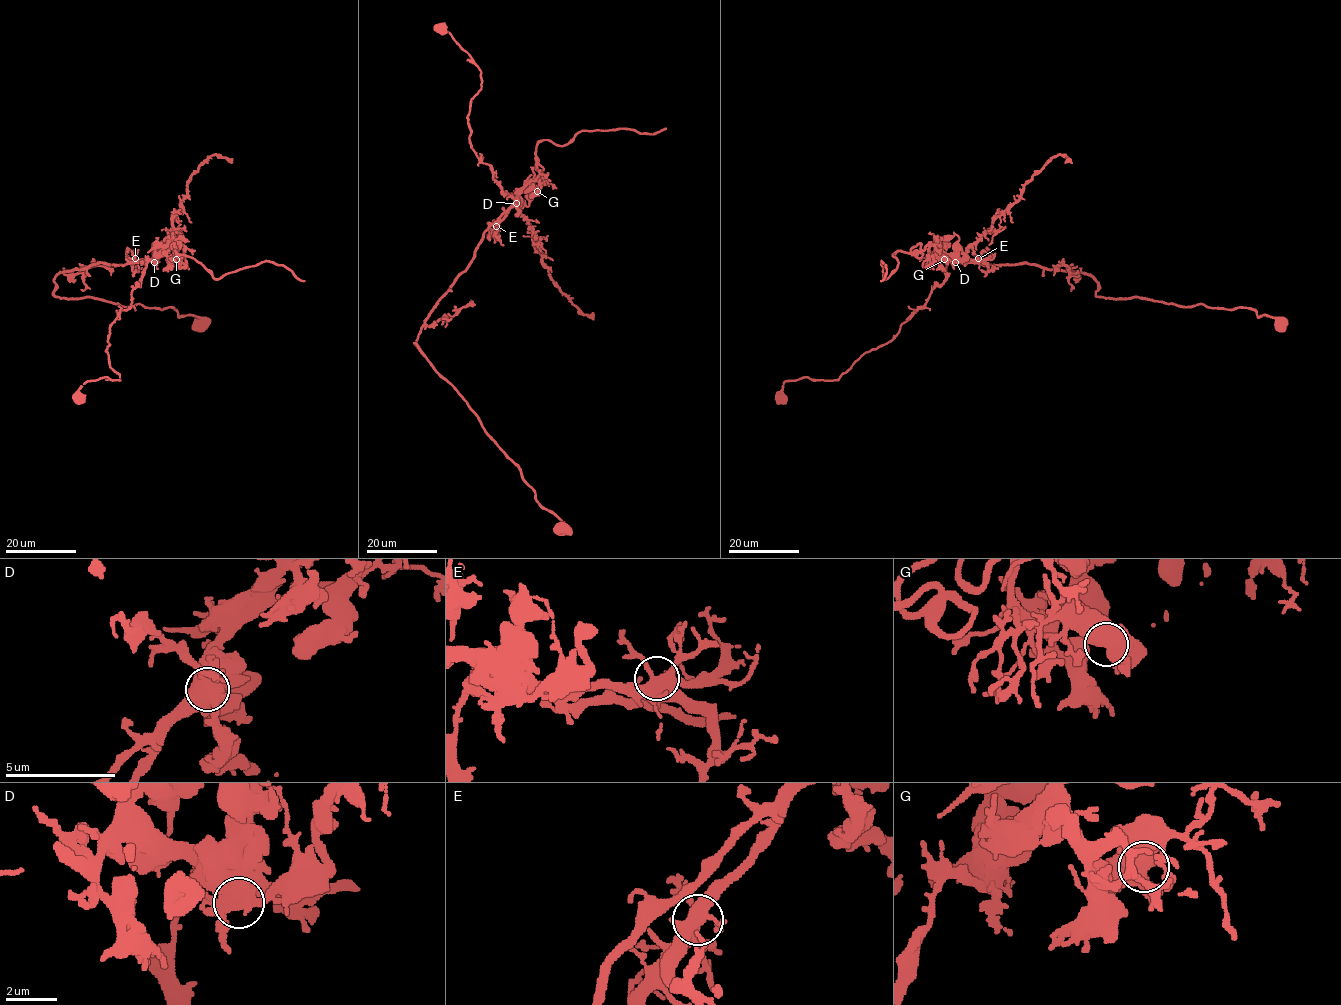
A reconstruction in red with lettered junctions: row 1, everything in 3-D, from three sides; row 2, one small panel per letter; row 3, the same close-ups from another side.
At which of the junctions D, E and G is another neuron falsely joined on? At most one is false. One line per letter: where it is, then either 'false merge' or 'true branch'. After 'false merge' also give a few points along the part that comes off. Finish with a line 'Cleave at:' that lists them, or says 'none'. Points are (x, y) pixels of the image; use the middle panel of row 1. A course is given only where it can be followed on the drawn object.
D: at (516, 203); false merge; foreign part runs (516, 203), (503, 192), (491, 167), (471, 148), (467, 116), (471, 100), (480, 89), (480, 70), (440, 26)
E: at (496, 226); true branch
G: at (537, 191); true branch
Cleave at: D

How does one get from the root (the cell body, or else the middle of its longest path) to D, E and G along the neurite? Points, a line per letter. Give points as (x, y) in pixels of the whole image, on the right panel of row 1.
D: (1282, 322), (1248, 308), (1097, 296), (1097, 282), (1077, 272), (1026, 263), (955, 262)
E: (1282, 322), (1248, 308), (1097, 296), (1097, 282), (1081, 273), (1026, 263), (981, 265), (978, 258)
G: (1282, 322), (1248, 308), (1097, 296), (1097, 282), (1077, 272), (944, 259)

